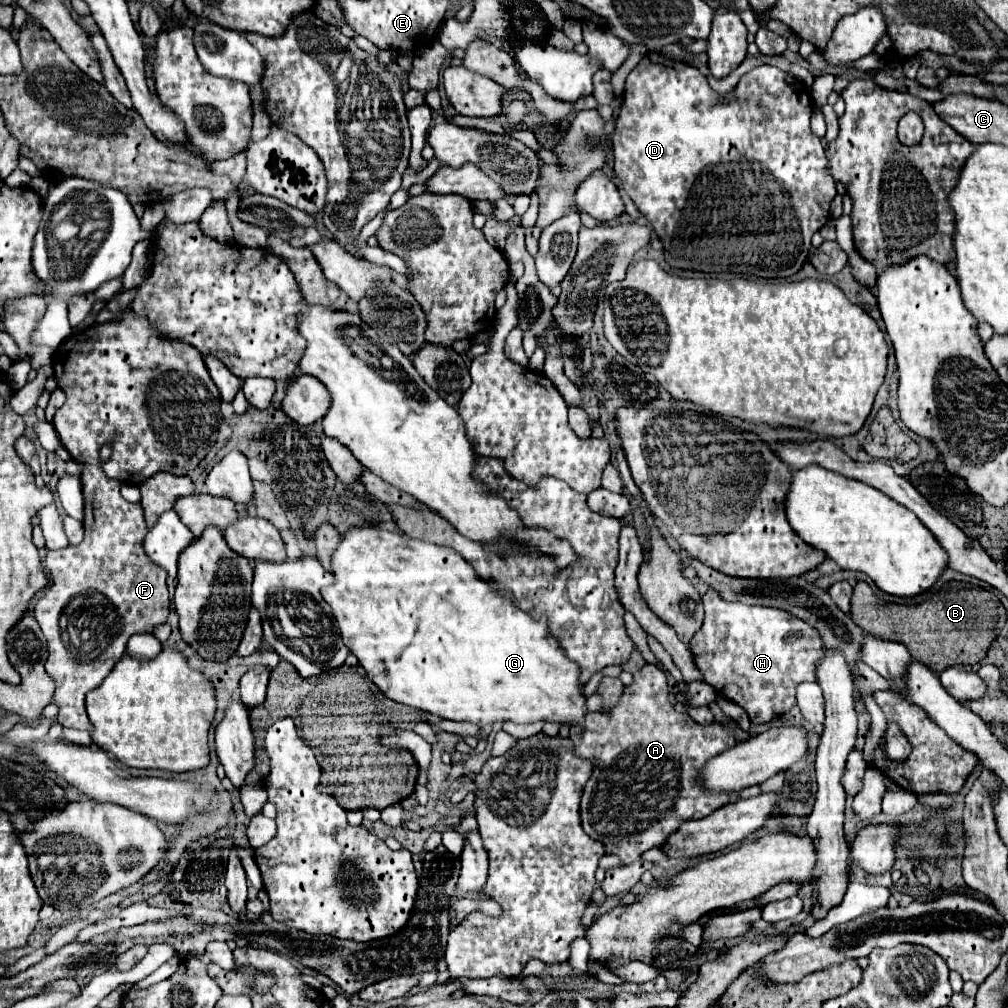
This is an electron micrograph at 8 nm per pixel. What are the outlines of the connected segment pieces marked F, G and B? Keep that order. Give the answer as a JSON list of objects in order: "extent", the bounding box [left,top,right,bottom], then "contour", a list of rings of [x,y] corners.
[{"extent":[33,465,169,731],"contour":[[[83,465],[81,485],[85,497],[85,539],[79,545],[47,551],[43,567],[51,583],[41,591],[33,613],[47,639],[49,659],[45,663],[45,671],[55,681],[51,703],[59,707],[57,719],[63,727],[91,731],[93,727],[85,713],[85,695],[103,683],[115,663],[125,655],[125,645],[135,633],[151,633],[157,625],[167,623],[169,591],[165,583],[167,571],[151,563],[143,551],[147,525],[141,515],[141,503],[125,501],[121,495],[121,483],[117,479],[109,479],[105,471],[95,465]]]},{"extent":[321,527,587,725],"contour":[[[351,527],[349,531],[345,531],[341,535],[341,541],[331,555],[331,571],[335,575],[335,583],[331,587],[323,587],[321,597],[325,599],[325,603],[331,607],[333,615],[335,615],[343,643],[359,659],[359,665],[367,671],[367,677],[389,699],[409,705],[413,709],[429,711],[443,719],[473,721],[477,725],[489,725],[489,723],[507,721],[507,719],[515,721],[515,723],[533,723],[539,719],[569,723],[569,725],[583,723],[583,715],[587,713],[587,709],[585,709],[585,697],[581,695],[581,685],[577,683],[579,667],[577,667],[577,663],[573,663],[565,657],[565,653],[561,651],[555,637],[549,635],[547,619],[543,617],[539,621],[533,621],[525,611],[515,607],[513,601],[495,593],[483,579],[479,579],[479,575],[473,571],[473,567],[461,555],[457,555],[453,549],[437,547],[435,543],[429,543],[423,539],[413,539],[409,535],[383,531],[379,527]]]},{"extent":[851,581,1005,671],"contour":[[[857,581],[851,597],[851,617],[863,631],[903,643],[913,659],[939,671],[949,665],[979,663],[1005,625],[1005,607],[991,591],[981,587],[939,593],[917,605],[885,603],[871,591],[867,581]]]}]

